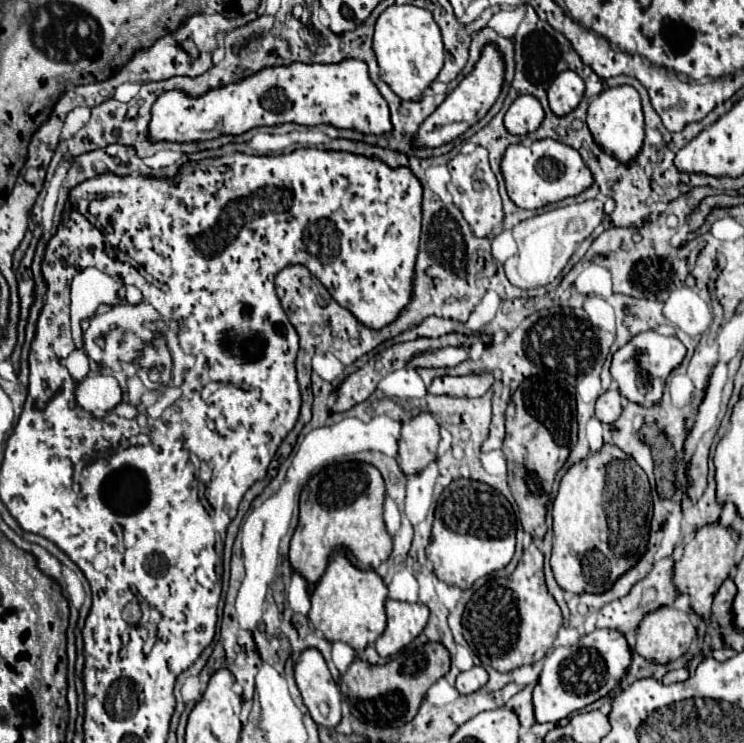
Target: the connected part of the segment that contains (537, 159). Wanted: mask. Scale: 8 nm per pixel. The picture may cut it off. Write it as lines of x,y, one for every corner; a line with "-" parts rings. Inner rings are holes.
553,139
509,145
501,161
501,172
507,185
509,199
523,209
539,209
547,203
579,195
593,183
593,177
587,165
583,163
581,155
573,147

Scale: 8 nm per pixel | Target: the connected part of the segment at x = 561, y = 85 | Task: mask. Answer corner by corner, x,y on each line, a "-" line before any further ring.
563,71
561,75
557,75
557,79
551,83
547,91
553,113
565,115
573,111
583,99
583,91
585,91
585,83
575,71

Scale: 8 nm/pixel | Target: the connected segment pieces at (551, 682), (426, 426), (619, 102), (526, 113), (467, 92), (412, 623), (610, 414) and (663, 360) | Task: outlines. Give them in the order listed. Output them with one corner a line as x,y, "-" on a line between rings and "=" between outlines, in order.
595,629
593,633
581,637
581,643
571,647
555,647
545,655
545,665
539,683
533,691
535,721
549,723
579,711
601,697
609,695
613,687
621,683
627,675
633,659
633,649
627,639
613,629
=
429,413
411,417
401,427
399,439
399,465
405,475
423,471
437,455
439,423
=
631,85
609,87
589,103
587,111
587,125
593,133
593,139
609,153
613,153
621,163
631,163
637,151
643,145
643,111
641,111
641,97
=
521,95
505,113
505,127
513,135
527,135
535,131
543,119
545,113
539,99
533,95
=
489,43
489,47
485,47
485,51
481,51
481,59
477,61
477,67
423,121
423,125
419,127
419,133
415,137
415,145
419,145
419,147
439,147
439,145
445,145
445,143
453,141
455,137
463,135
471,125
475,125
479,119
483,119
487,115
487,111
493,107
497,97
501,95
503,81
505,81
503,53
499,51
499,47
493,47
493,43
=
389,599
387,609
387,627
383,635
375,641
375,649
381,657
389,657
409,645
425,627
429,619
429,609
423,603
403,603
=
607,389
595,405
595,417
603,423
613,423
621,415
621,395
617,389
=
645,331
635,335
627,345
623,345
611,361
611,377
617,381
621,395
639,405
651,407
661,399
667,375
683,361
685,345
677,337
665,337
655,331

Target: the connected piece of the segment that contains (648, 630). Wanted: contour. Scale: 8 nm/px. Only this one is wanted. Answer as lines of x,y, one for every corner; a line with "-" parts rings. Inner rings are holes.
665,605
641,619
637,627
635,651
655,663
667,663
685,655
695,637
697,631
689,613

